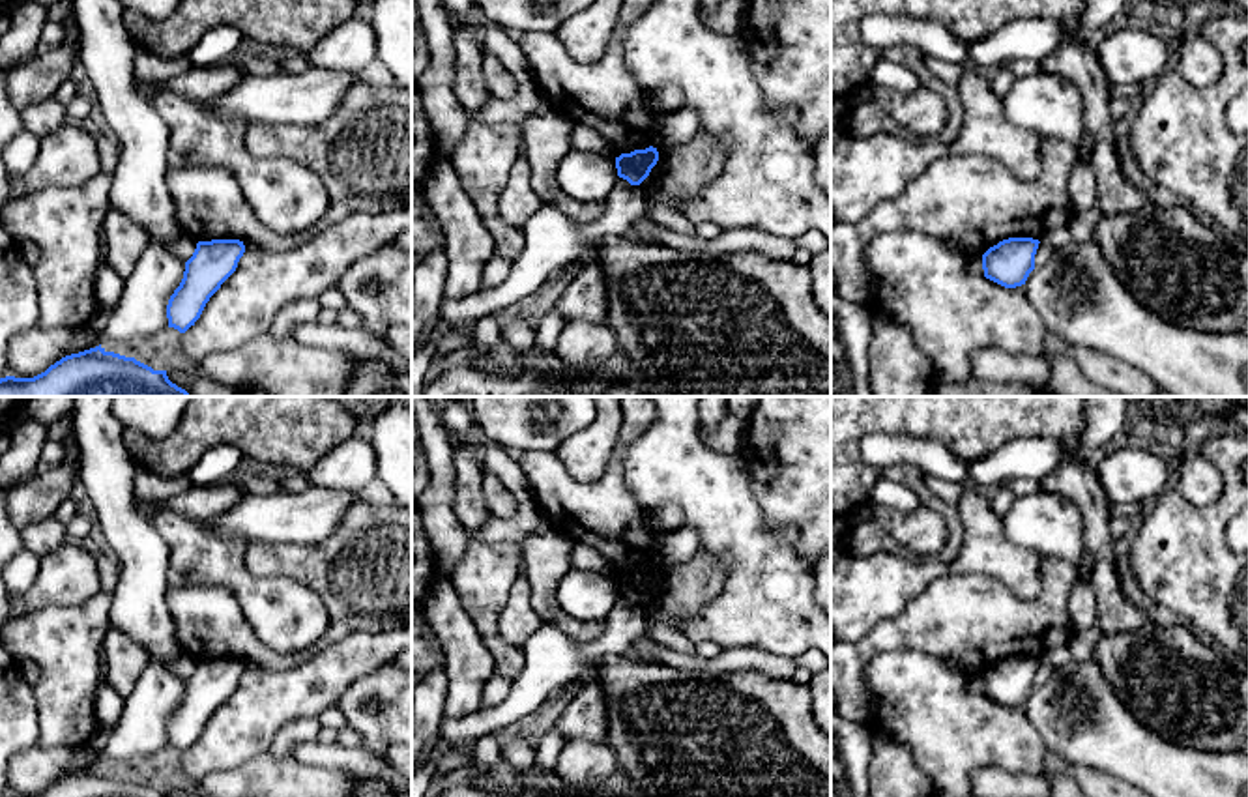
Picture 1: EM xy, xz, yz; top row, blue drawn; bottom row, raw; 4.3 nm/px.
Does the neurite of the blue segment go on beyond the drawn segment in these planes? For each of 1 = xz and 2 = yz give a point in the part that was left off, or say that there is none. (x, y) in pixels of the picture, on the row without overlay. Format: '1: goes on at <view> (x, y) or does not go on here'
1: does not go on here
2: does not go on here

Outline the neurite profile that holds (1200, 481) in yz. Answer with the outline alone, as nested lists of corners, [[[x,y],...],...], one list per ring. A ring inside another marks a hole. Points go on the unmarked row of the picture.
[[[1201,455],[1183,456],[1175,464],[1173,486],[1197,509],[1216,503],[1224,479],[1220,470]]]

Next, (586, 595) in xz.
[[[567,569],[556,586],[556,599],[563,612],[591,625],[602,621],[617,601],[616,580],[582,569]]]

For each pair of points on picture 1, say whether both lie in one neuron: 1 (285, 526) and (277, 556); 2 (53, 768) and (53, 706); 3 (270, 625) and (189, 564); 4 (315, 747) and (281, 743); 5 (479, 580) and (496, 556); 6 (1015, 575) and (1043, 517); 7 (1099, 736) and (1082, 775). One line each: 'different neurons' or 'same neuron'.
1: different neurons
2: different neurons
3: same neuron
4: different neurons
5: same neuron
6: different neurons
7: different neurons

